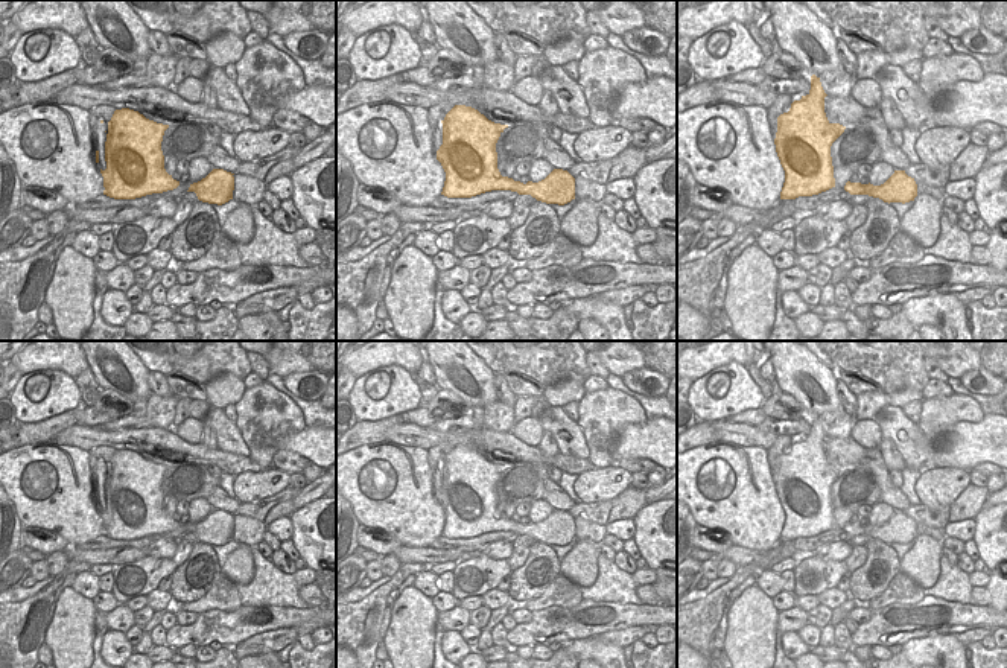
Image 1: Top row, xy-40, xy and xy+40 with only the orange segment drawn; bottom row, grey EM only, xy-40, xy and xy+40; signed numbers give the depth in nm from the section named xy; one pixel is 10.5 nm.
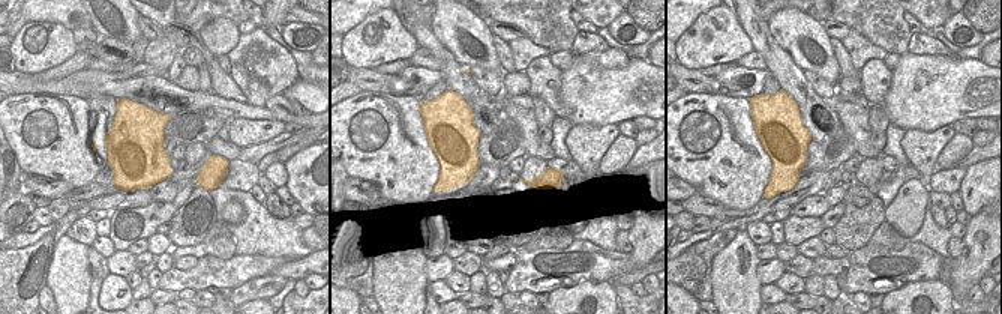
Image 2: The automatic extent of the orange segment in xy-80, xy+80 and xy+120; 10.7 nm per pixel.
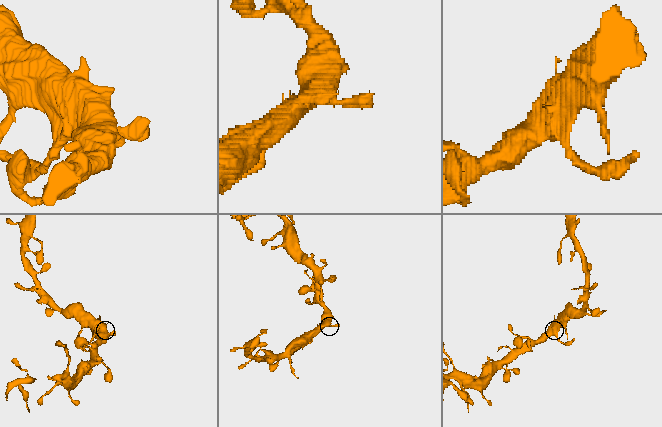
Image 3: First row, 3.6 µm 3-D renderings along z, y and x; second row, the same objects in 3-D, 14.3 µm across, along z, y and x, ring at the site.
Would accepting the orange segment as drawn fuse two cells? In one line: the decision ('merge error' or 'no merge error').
no merge error

